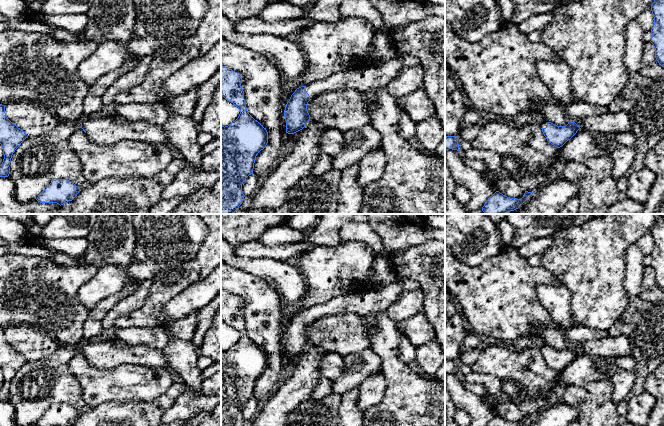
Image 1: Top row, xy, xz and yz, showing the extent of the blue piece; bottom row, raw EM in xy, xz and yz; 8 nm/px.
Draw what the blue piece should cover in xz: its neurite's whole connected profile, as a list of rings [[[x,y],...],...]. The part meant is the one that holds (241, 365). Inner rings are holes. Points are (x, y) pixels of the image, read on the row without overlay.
[[[221,289],[221,319],[240,334],[235,345],[225,351],[221,349],[221,426],[243,426],[242,408],[253,398],[256,380],[268,367],[266,352],[247,335],[241,307],[239,297]]]

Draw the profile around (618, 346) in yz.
[[[624,335],[616,337],[605,337],[577,343],[575,347],[589,355],[600,355],[604,357],[626,357],[632,356],[632,349],[628,338]]]

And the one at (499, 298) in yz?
[[[445,244],[445,284],[477,334],[509,344],[532,333],[557,350],[568,348],[563,329],[550,323],[550,314],[541,305],[537,294],[540,285],[562,282],[542,265],[531,266],[518,249],[504,247],[481,265],[471,267],[459,261]]]

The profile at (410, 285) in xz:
[[[397,277],[397,281],[399,281],[403,285],[404,290],[407,291],[415,291],[422,289],[420,283],[412,279]]]

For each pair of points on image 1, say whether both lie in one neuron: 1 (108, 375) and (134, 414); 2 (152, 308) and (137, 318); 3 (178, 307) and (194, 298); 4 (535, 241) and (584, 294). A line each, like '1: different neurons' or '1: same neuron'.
1: different neurons
2: same neuron
3: same neuron
4: different neurons

